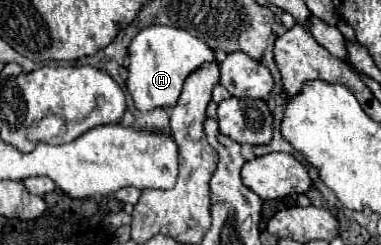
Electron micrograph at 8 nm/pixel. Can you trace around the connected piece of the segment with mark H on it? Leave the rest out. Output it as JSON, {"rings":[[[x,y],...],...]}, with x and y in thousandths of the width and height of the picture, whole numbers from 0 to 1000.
{"rings":[[[388,106],[336,188],[336,318],[331,359],[367,457],[457,433],[478,376],[478,343],[509,278],[562,245],[562,212],[514,147],[451,106]]]}

